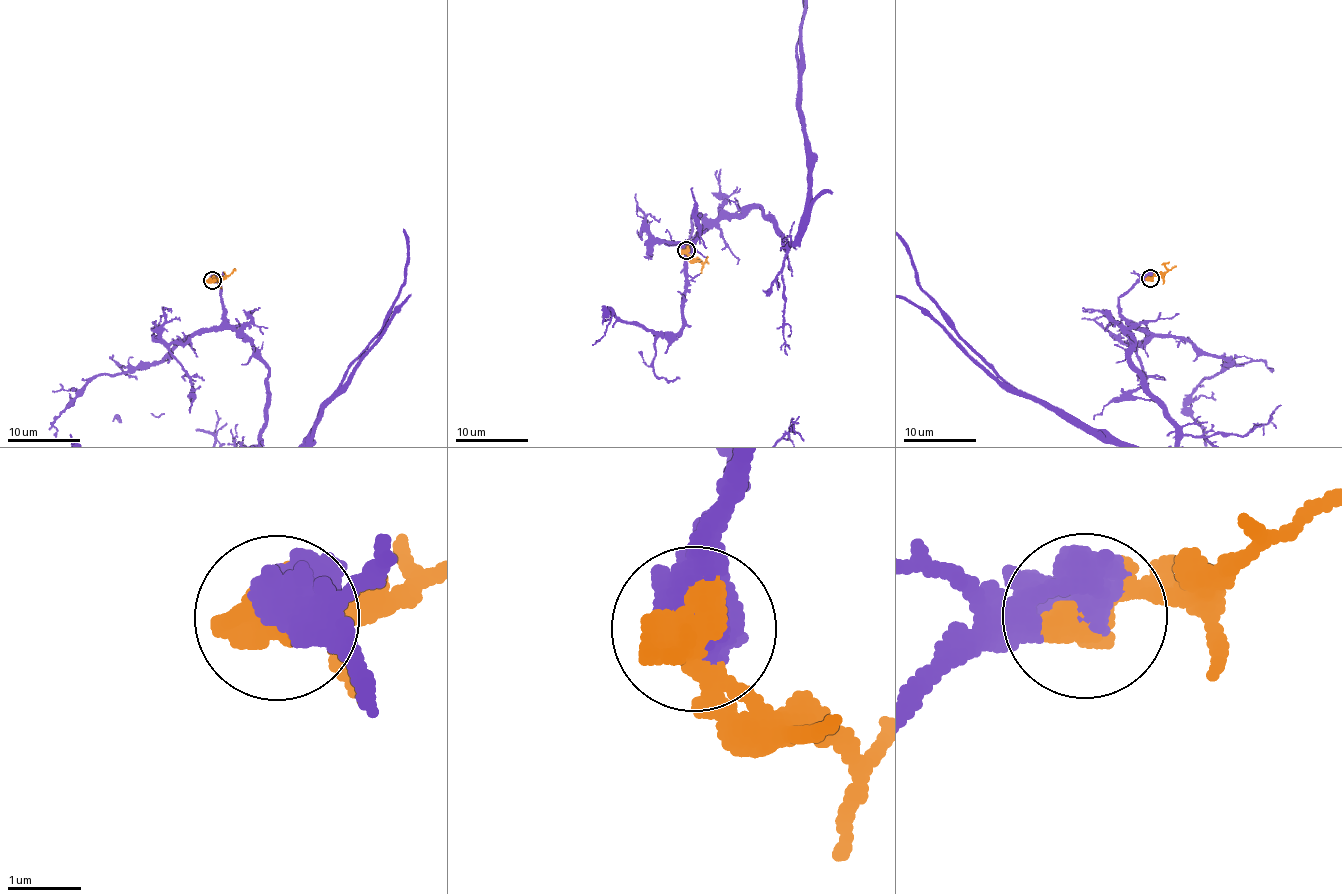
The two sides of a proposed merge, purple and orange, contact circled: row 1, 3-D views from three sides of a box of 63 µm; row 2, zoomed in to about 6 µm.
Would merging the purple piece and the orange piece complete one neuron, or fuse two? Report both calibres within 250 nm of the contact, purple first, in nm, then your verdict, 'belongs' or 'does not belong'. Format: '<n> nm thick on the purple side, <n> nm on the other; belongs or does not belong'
440 nm thick on the purple side, 600 nm on the other; belongs

